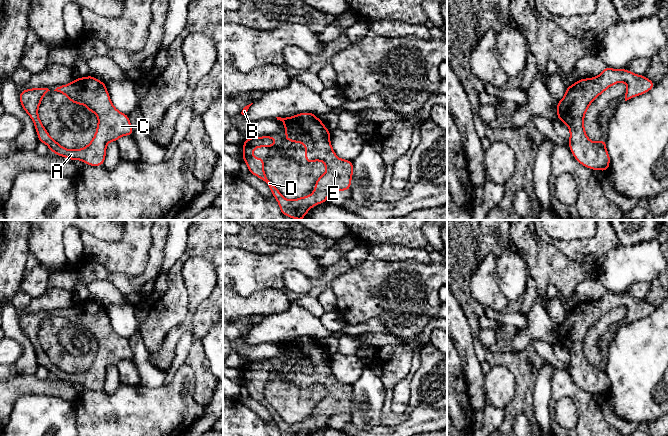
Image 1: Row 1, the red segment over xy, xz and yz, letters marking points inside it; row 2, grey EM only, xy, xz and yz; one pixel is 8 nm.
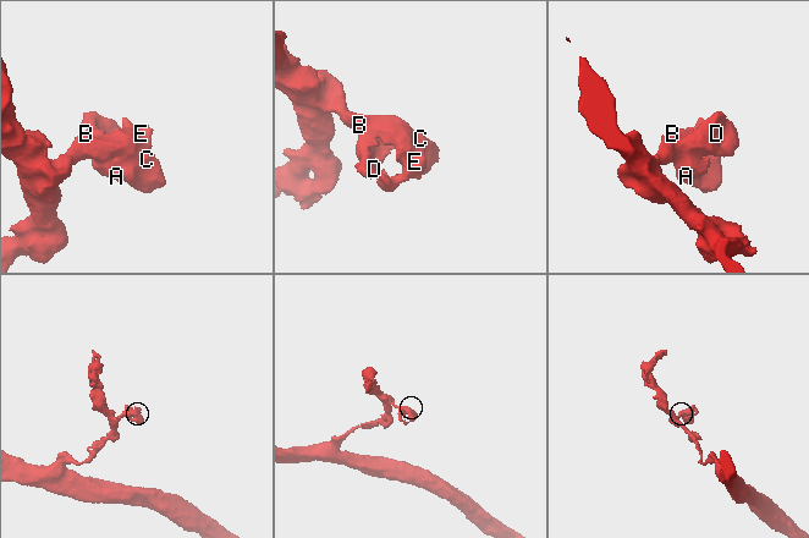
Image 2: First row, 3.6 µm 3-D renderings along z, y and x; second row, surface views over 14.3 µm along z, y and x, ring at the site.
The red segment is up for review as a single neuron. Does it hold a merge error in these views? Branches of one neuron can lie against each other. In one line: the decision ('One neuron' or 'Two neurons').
One neuron

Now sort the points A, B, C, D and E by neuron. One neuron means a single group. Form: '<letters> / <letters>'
A B C D E

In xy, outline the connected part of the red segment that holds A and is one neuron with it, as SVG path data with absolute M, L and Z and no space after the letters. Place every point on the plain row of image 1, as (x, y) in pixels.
M87 300L83 302L77 302L71 307L67 309L61 309L57 311L54 315L64 318L69 325L85 329L89 336L94 336L98 341L98 349L95 356L95 359L92 365L82 373L66 373L63 372L58 366L52 363L49 357L44 352L39 340L38 340L38 332L43 323L43 320L50 315L48 312L33 312L33 313L25 313L21 317L19 317L20 327L23 333L27 336L27 338L33 344L35 353L38 358L38 365L45 367L51 376L61 380L68 382L70 384L81 384L90 390L102 390L104 388L105 380L106 380L106 370L111 365L116 365L125 359L133 360L133 352L129 345L129 341L127 338L123 338L118 335L110 324L110 319L106 313L106 308L99 305L93 300Z

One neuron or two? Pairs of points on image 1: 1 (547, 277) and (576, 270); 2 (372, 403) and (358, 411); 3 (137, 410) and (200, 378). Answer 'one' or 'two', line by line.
1: one
2: one
3: two

